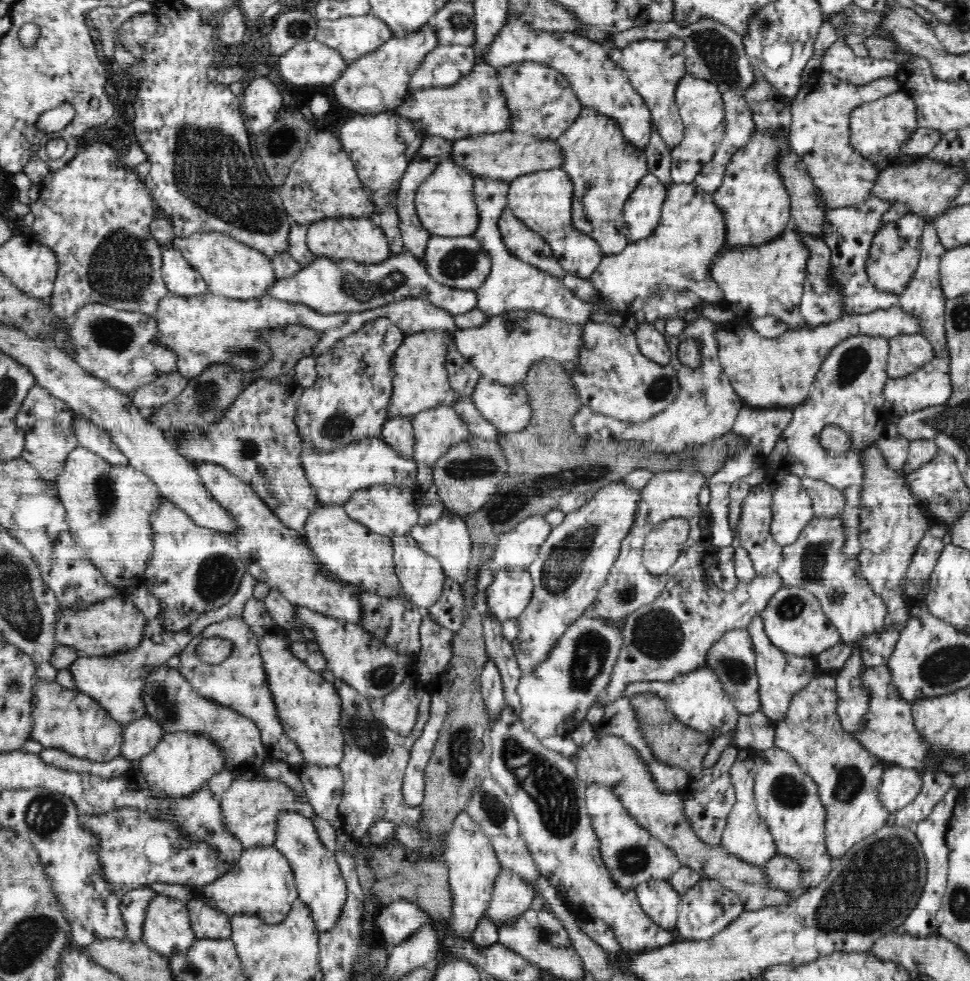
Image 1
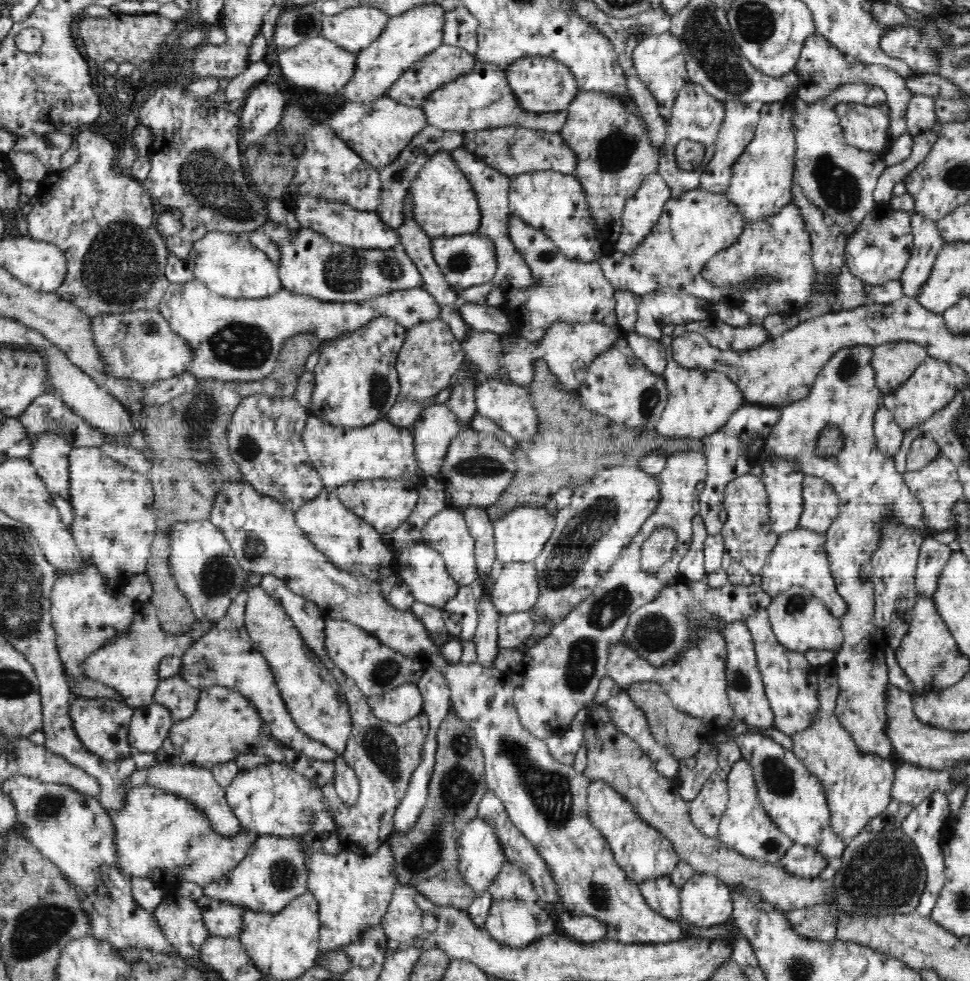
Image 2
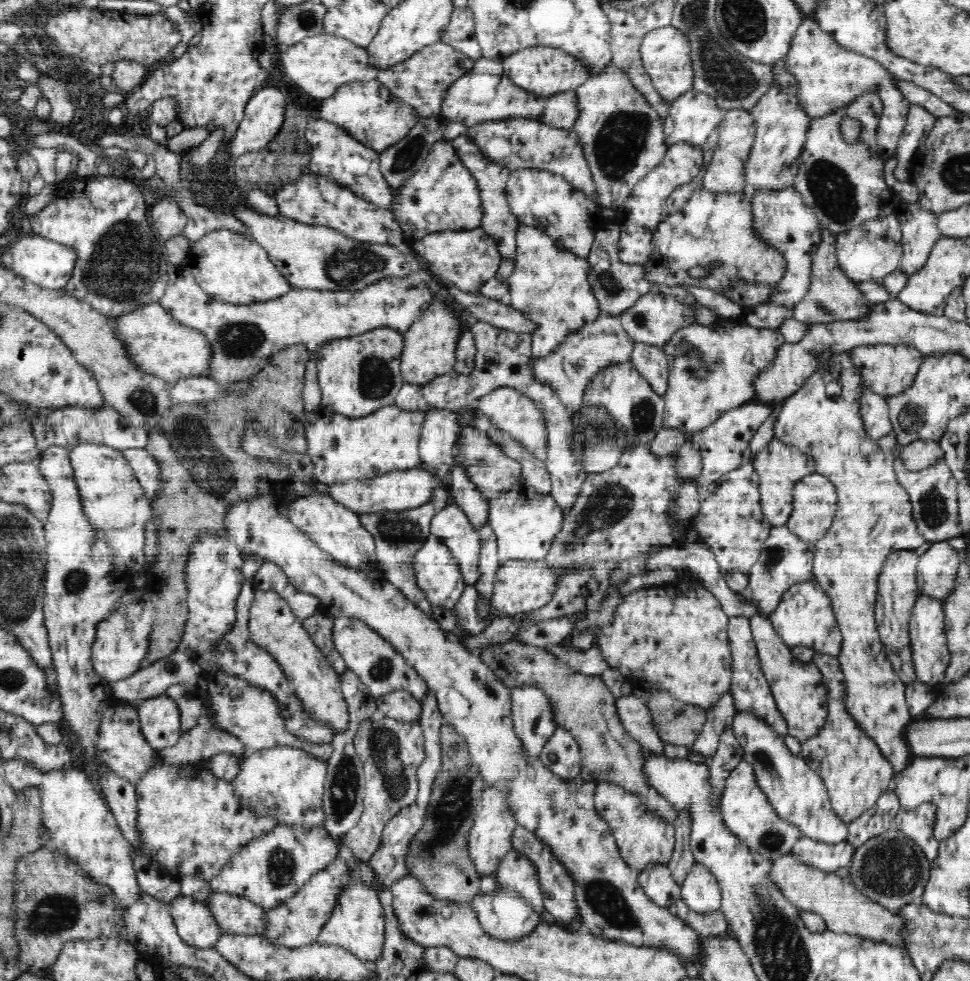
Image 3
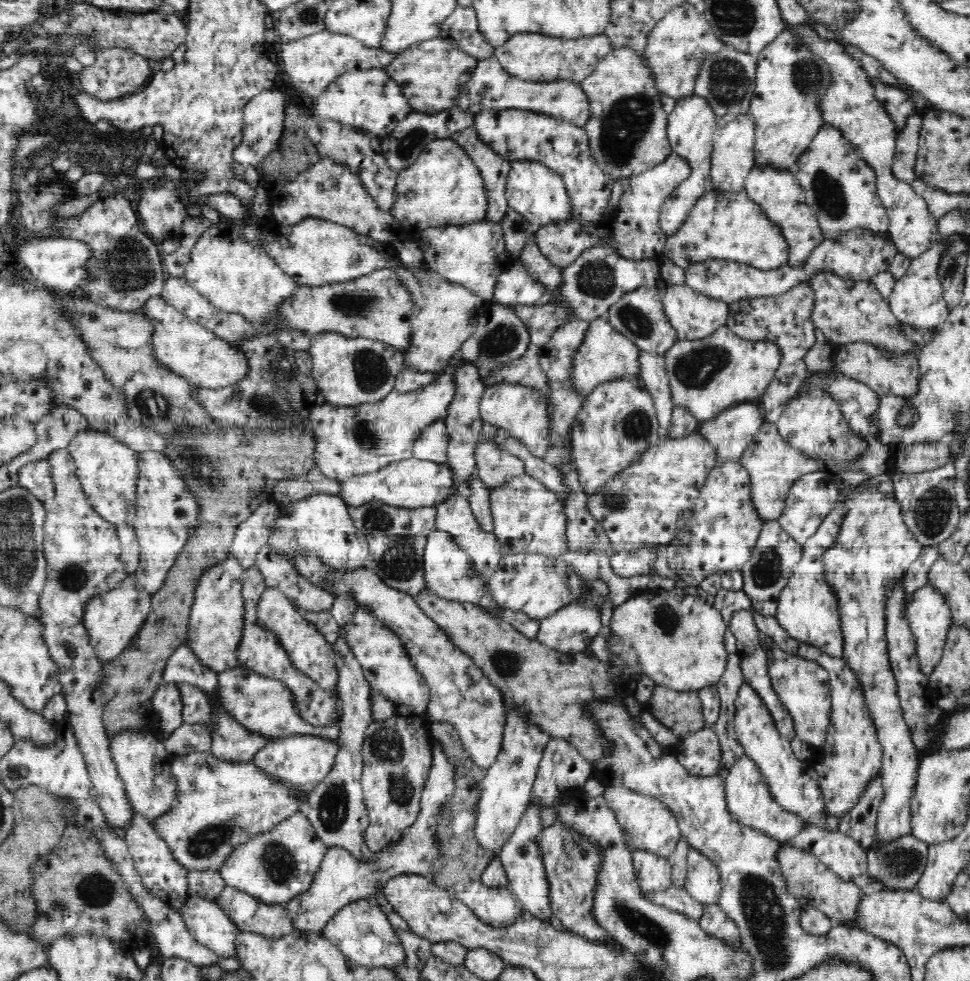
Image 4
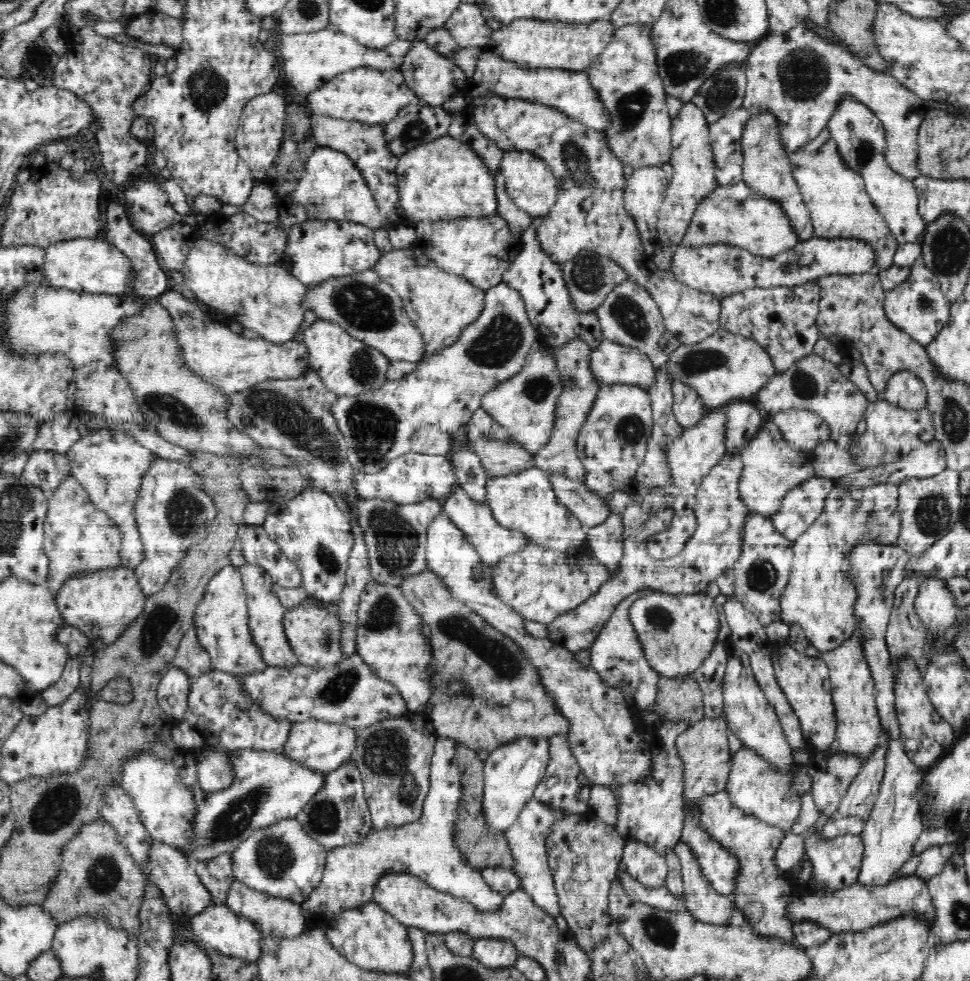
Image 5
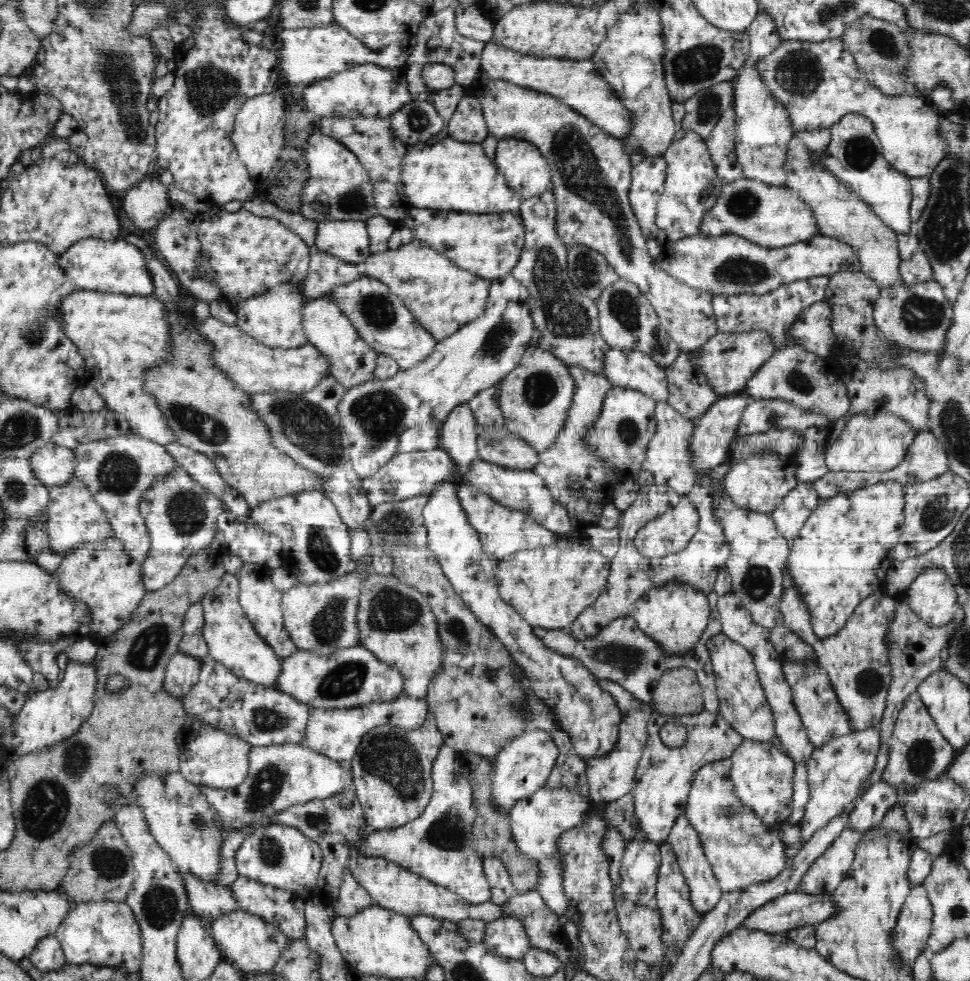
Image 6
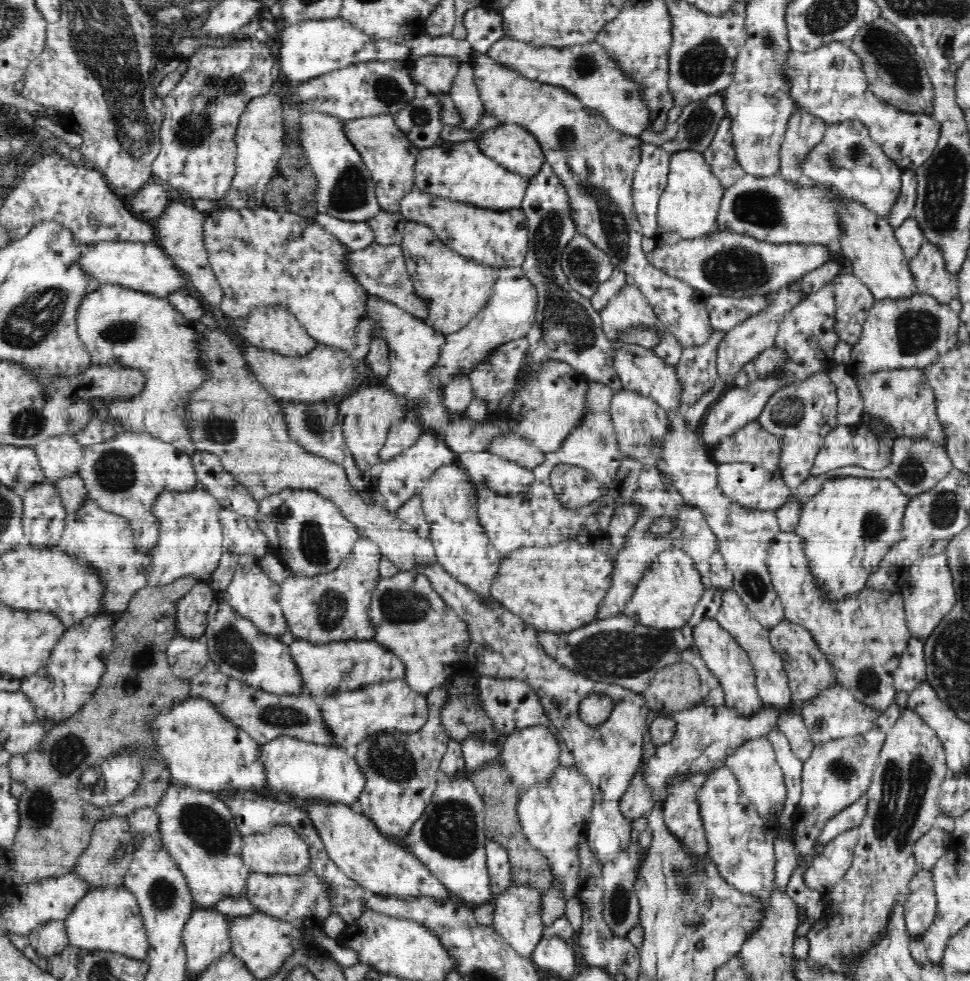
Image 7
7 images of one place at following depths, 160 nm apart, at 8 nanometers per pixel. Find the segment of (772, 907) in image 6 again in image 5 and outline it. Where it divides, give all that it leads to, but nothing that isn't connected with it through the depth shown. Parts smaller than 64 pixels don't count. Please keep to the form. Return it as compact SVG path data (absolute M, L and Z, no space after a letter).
M914 874L895 877L884 886L862 886L854 883L849 887L832 890L828 894L804 895L794 897L787 904L788 919L792 923L809 921L818 923L832 933L858 932L888 920L896 920L904 914L915 914L919 920L930 925L936 918L936 910L931 901L928 885L924 879Z

